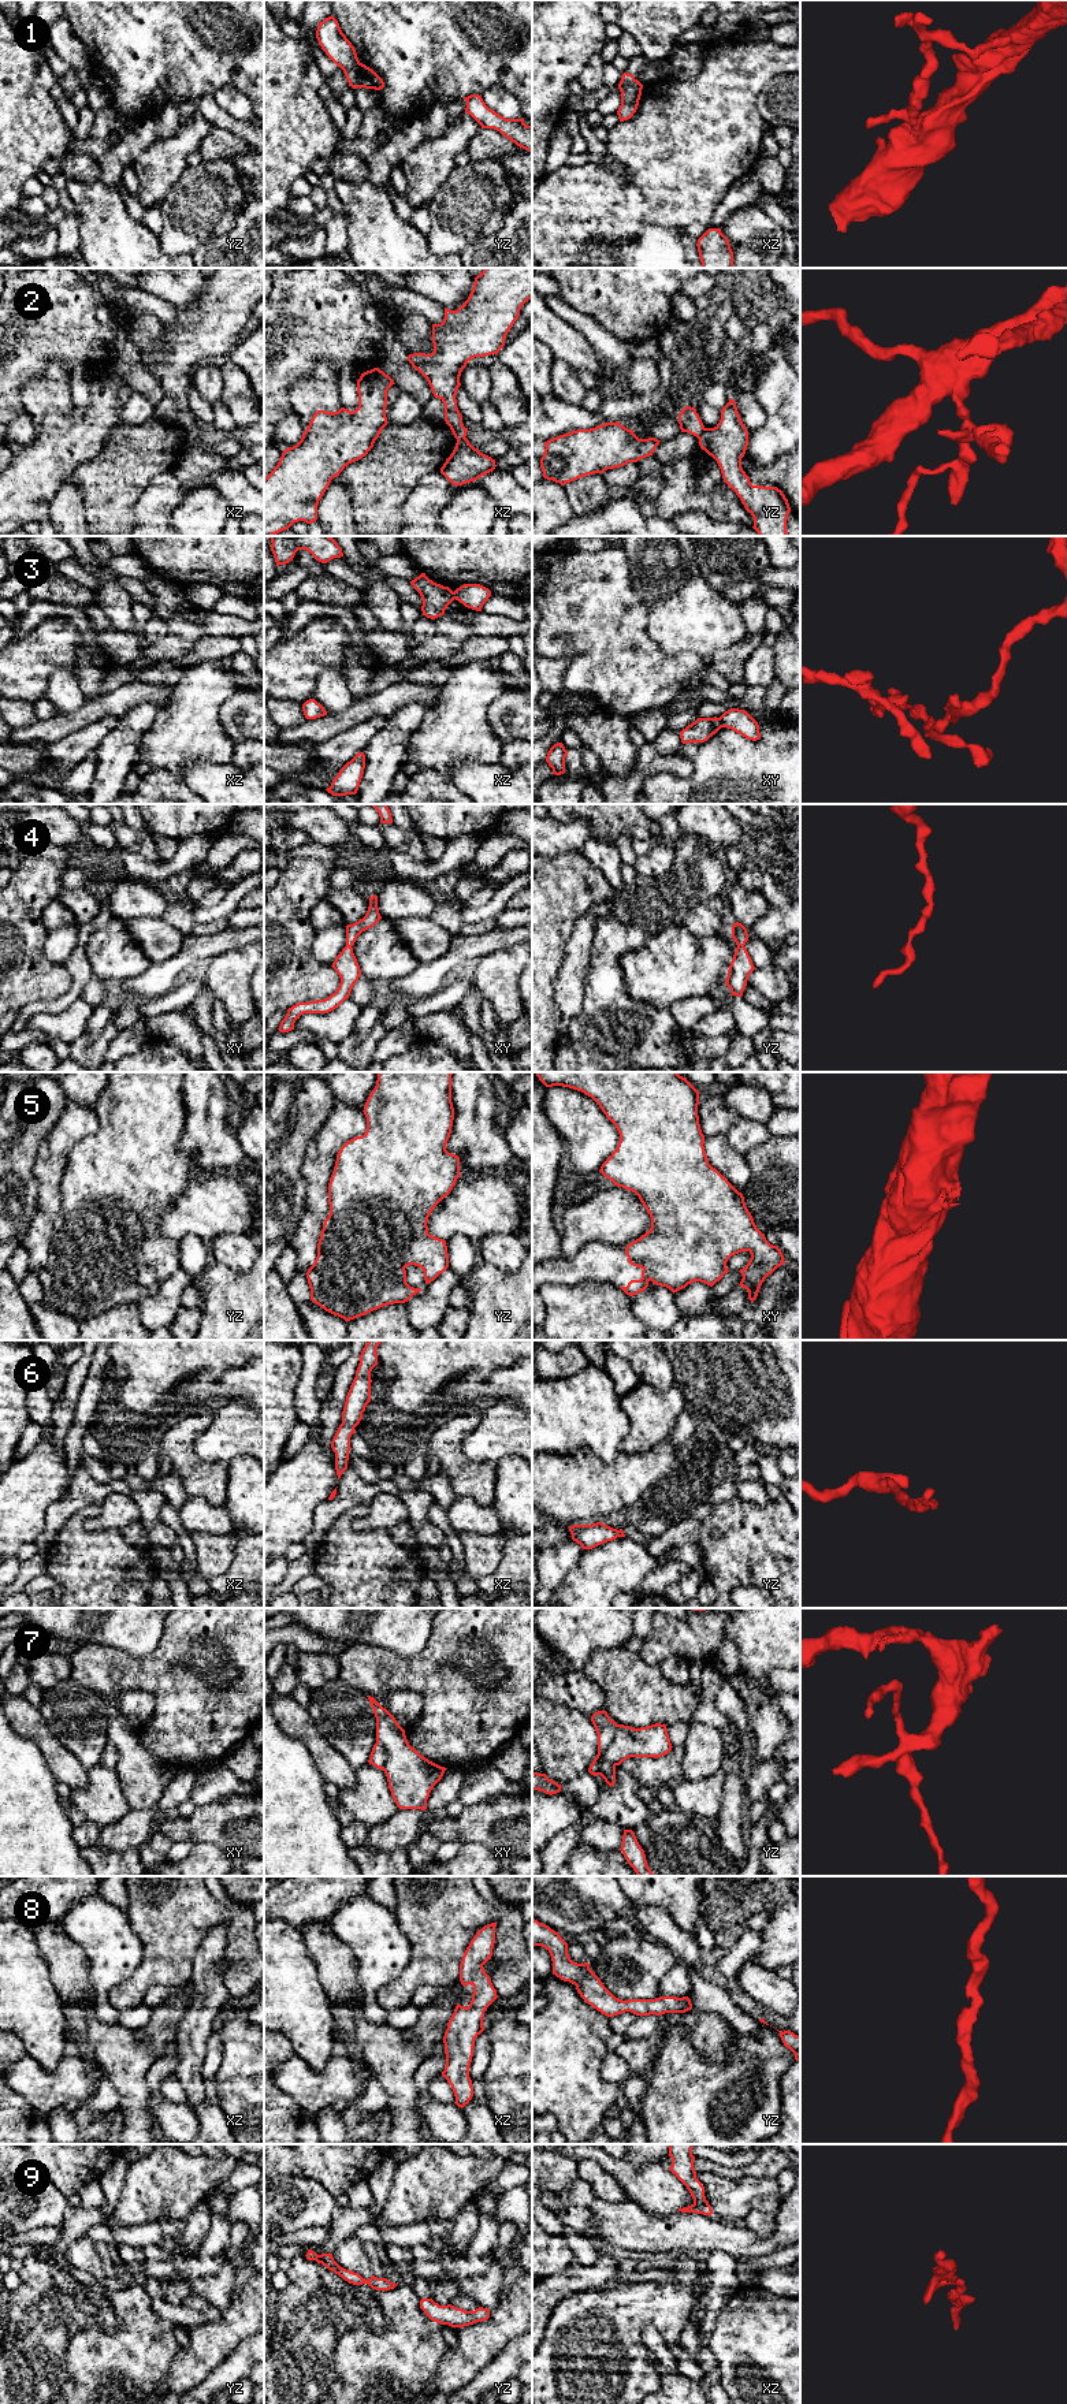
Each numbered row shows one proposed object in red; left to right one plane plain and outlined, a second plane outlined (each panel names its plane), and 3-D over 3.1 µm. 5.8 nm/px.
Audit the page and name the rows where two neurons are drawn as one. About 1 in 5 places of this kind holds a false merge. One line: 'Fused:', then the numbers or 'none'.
Fused: 1, 2, 3, 7

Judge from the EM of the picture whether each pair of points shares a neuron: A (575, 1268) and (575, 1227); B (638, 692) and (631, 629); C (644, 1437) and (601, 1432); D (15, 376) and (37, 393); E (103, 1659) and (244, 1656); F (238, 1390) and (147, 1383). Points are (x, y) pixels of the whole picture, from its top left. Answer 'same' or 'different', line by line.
A: different
B: same
C: different
D: different
E: same
F: different

